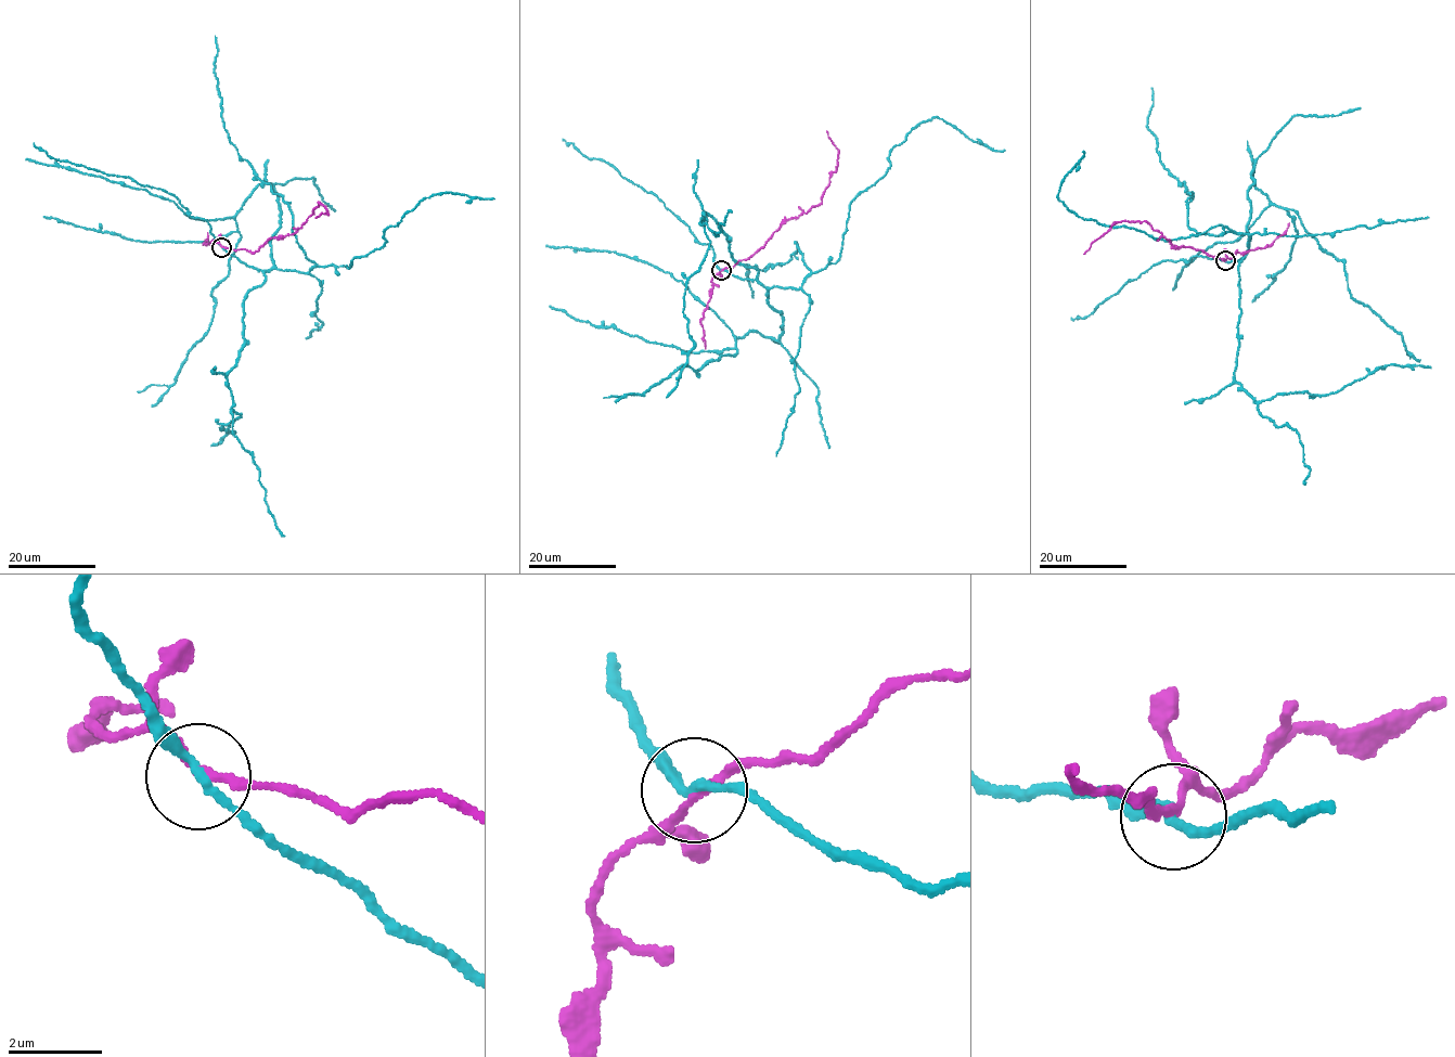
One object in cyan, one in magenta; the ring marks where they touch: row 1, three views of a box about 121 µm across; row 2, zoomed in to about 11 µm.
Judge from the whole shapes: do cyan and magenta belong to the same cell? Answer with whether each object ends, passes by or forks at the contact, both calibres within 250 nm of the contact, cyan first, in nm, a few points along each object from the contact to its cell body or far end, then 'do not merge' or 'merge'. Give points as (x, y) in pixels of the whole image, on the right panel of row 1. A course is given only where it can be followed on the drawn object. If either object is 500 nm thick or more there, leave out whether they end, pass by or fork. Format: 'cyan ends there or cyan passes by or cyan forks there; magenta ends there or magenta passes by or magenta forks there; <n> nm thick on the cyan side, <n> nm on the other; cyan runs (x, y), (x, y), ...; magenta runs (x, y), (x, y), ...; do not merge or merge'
cyan passes by; magenta passes by; 180 nm thick on the cyan side, 160 nm on the other; cyan runs (1225, 260), (1240, 260), (1249, 244), (1254, 160), (1253, 183), (1270, 203), (1247, 232), (1182, 268), (1172, 289); magenta runs (1225, 260), (1173, 245), (1144, 221), (1119, 221), (1083, 254); do not merge

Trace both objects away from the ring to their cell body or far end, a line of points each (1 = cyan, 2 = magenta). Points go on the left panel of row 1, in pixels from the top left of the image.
1: (222, 247), (248, 266), (273, 267), (281, 209), (270, 183), (234, 217), (205, 220), (146, 191), (25, 159)
2: (222, 247), (255, 253), (271, 237), (293, 234), (318, 203), (327, 215), (316, 217)

